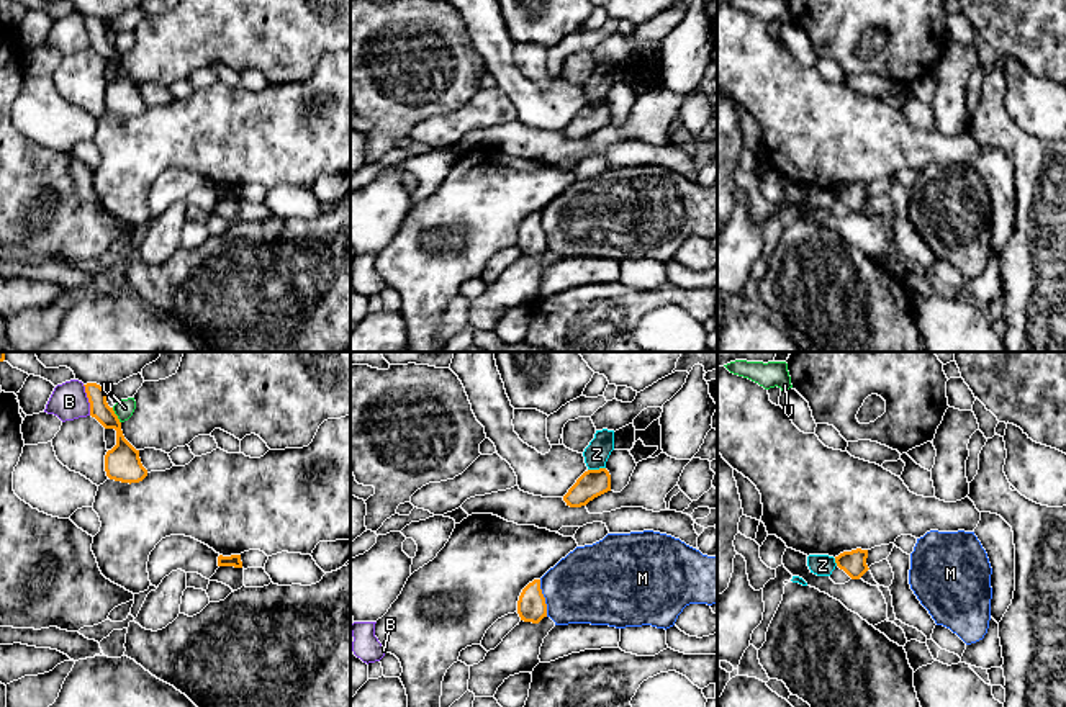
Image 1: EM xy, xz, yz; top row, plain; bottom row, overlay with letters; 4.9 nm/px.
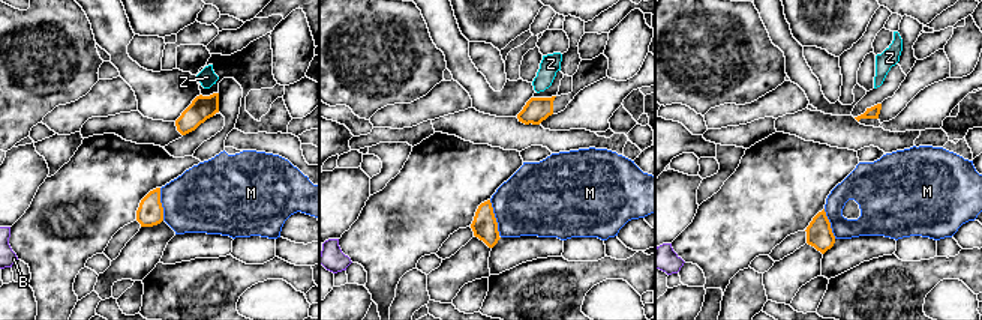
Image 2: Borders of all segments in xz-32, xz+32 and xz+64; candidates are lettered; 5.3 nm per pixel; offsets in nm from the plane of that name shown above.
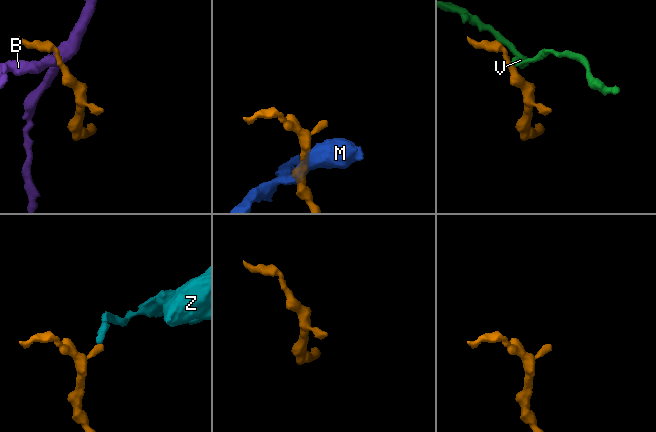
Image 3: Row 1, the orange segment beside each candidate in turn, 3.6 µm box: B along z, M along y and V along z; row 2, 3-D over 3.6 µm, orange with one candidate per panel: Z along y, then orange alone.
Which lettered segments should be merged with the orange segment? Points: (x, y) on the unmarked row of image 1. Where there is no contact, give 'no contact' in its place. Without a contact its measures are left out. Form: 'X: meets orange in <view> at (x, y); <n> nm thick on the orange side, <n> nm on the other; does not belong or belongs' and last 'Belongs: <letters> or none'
B: meets orange in xy at (89, 33); 100 nm thick on the orange side, 180 nm on the other; does not belong
M: meets orange in xz at (544, 231); 140 nm thick on the orange side, 380 nm on the other; does not belong
V: meets orange in xy at (117, 49); 180 nm thick on the orange side, 90 nm on the other; does not belong
Z: meets orange in xz at (596, 103); 140 nm thick on the orange side, 120 nm on the other; does not belong
Belongs: none

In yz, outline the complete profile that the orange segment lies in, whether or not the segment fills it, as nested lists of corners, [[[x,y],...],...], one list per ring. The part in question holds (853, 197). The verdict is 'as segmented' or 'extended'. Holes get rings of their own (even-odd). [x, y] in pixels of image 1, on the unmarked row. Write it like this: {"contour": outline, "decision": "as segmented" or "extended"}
{"contour": [[[851,183],[843,185],[835,190],[835,196],[840,203],[843,203],[851,213],[860,213],[870,201],[866,198],[868,183]]], "decision": "as segmented"}

